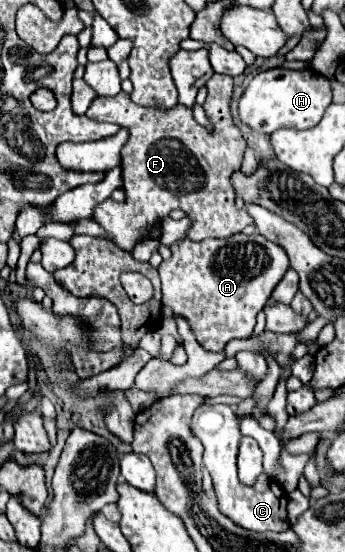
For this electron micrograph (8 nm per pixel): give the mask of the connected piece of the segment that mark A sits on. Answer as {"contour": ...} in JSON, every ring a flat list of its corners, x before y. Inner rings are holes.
{"contour":[[234,234,232,238,218,240,208,238,202,242,192,242,188,238,178,240,170,246,172,256,158,266,162,280,162,304,172,310,174,316,188,320,198,344,208,352,220,352,234,338,246,338,252,334,256,324,256,314,264,308,274,286,284,278,288,270,288,256,280,246,272,244,260,234]]}

